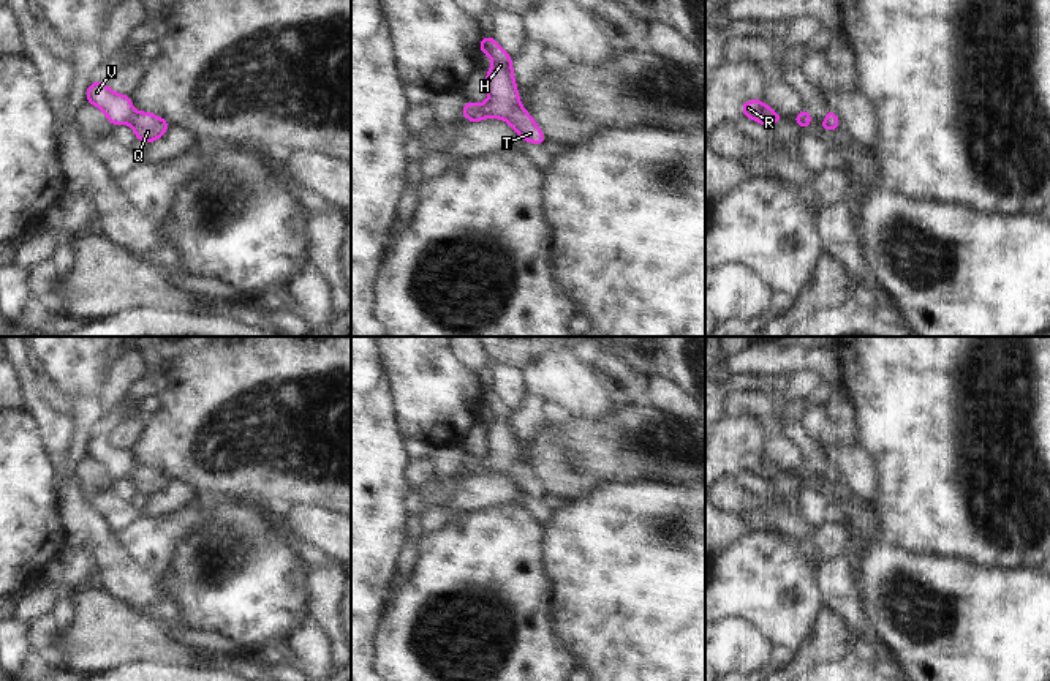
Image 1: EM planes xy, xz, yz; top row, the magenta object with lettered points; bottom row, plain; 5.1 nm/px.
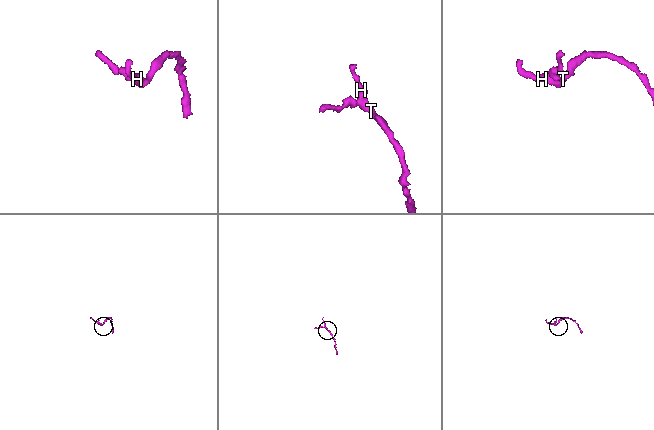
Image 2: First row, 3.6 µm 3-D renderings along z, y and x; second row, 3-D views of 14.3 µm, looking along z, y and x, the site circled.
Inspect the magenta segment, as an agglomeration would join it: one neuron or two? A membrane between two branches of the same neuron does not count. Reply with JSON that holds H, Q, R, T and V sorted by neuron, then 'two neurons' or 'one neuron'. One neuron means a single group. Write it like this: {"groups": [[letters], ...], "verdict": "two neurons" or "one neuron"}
{"groups": [["H", "Q", "R", "T", "V"]], "verdict": "one neuron"}

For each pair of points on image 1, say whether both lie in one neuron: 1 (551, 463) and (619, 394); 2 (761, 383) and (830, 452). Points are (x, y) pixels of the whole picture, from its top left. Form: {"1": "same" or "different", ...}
{"1": "different", "2": "different"}

